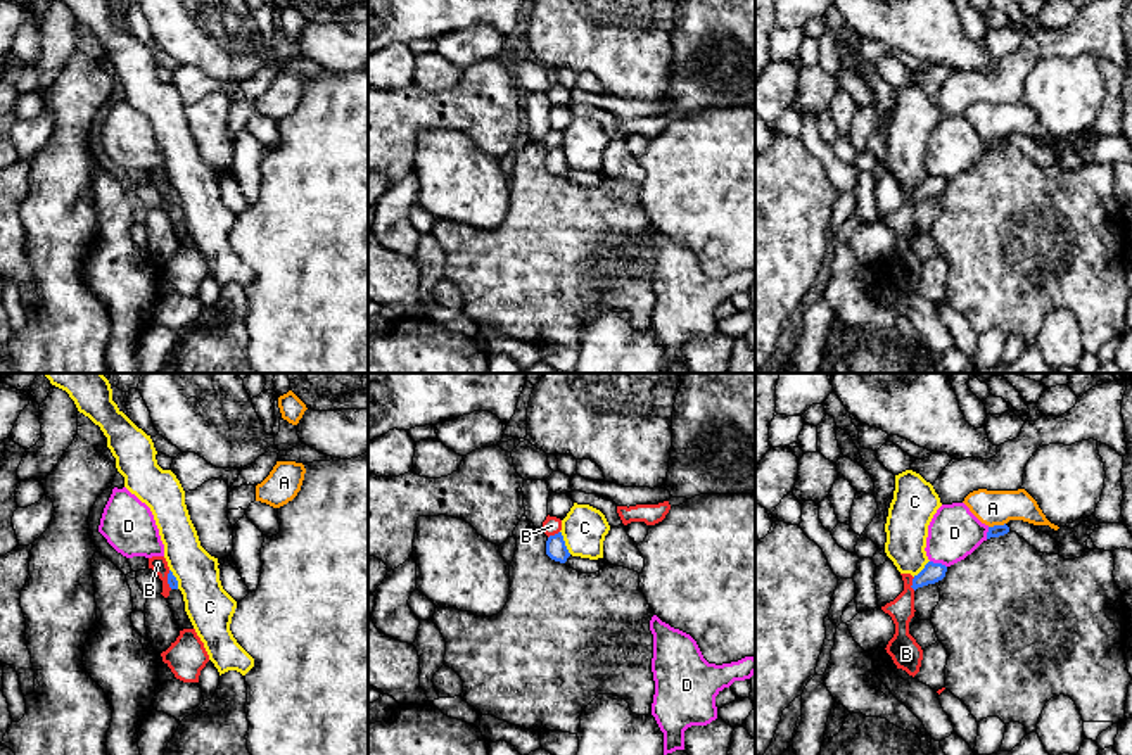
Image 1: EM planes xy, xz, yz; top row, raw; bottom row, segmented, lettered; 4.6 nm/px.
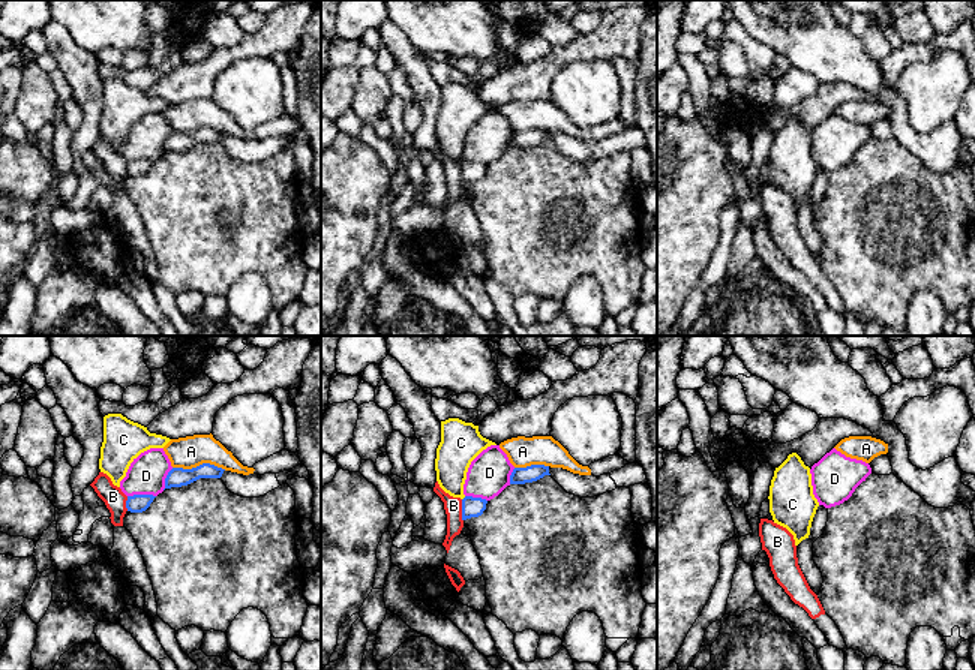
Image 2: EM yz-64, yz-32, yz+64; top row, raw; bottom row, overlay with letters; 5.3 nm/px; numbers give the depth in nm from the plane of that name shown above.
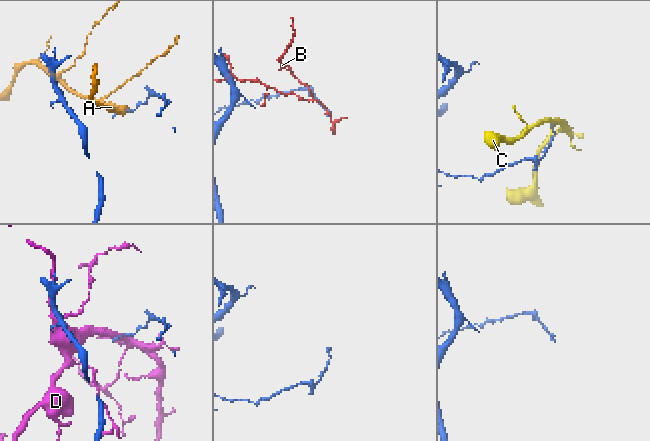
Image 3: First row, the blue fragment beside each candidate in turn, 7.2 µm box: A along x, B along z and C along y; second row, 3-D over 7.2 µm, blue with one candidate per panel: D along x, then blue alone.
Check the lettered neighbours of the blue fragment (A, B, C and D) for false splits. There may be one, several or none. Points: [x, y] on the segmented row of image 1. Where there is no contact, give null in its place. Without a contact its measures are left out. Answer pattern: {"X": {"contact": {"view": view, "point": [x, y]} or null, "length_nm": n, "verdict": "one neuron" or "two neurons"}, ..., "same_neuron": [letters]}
{"A": {"contact": {"view": "yz", "point": [996, 526]}, "length_nm": 80, "verdict": "two neurons"}, "B": {"contact": {"view": "yz", "point": [913, 584]}, "length_nm": 60, "verdict": "two neurons"}, "C": {"contact": {"view": "xz", "point": [564, 543]}, "length_nm": 120, "verdict": "two neurons"}, "D": {"contact": {"view": "yz", "point": [939, 564]}, "length_nm": 90, "verdict": "two neurons"}, "same_neuron": []}

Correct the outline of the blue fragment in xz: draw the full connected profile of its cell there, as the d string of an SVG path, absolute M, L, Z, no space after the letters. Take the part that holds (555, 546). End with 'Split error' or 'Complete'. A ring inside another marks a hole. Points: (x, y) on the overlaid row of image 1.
M562 532L548 537L548 541L546 541L546 555L551 560L555 560L555 561L560 561L560 563L567 561L567 558L570 556L570 553L569 553L569 549L565 546Z. Complete

